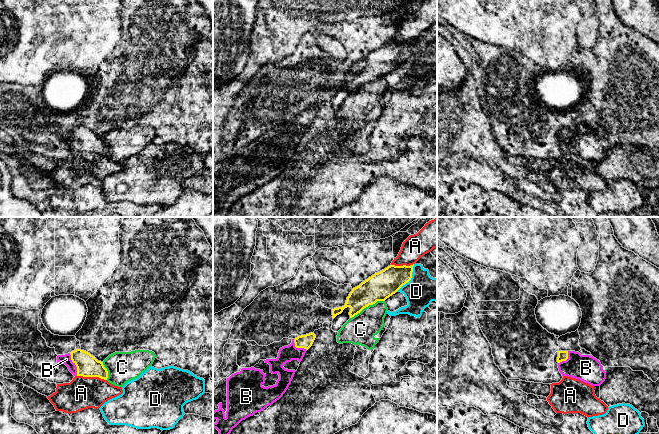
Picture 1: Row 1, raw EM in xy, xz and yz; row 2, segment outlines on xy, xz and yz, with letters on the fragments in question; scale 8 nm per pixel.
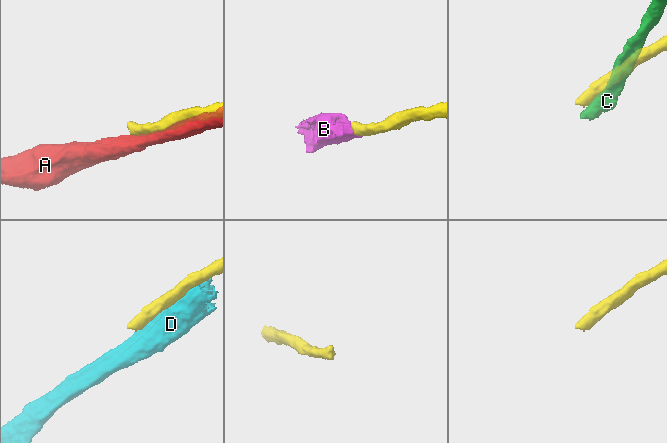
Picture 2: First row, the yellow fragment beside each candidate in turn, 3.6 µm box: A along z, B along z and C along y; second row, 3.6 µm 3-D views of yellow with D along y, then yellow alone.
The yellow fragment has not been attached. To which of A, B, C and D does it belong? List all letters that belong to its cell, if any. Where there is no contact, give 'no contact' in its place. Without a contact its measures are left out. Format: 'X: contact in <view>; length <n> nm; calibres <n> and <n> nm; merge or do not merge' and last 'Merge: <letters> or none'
A: contact in xy; length 240 nm; calibres 180 and 260 nm; do not merge
B: contact in xy; length 200 nm; calibres 180 and 80 nm; merge
C: contact in xz; length 320 nm; calibres 220 and 240 nm; do not merge
D: contact in xz; length 260 nm; calibres 220 and 240 nm; do not merge
Merge: B

